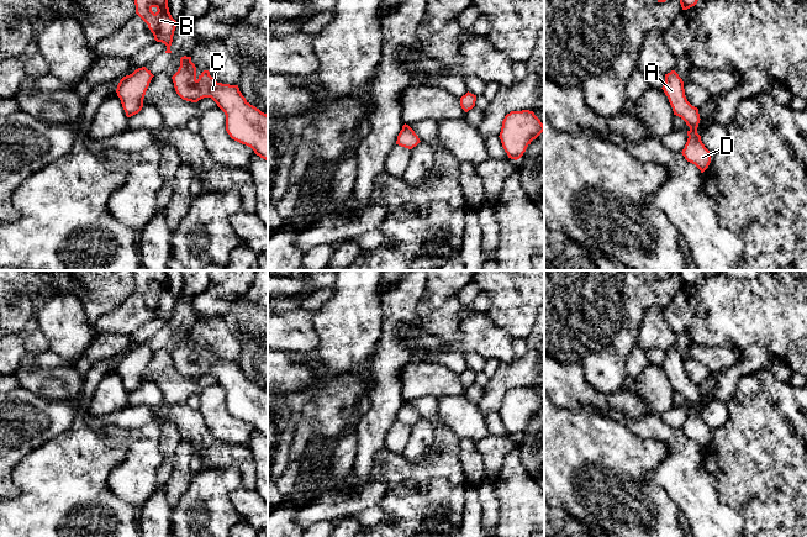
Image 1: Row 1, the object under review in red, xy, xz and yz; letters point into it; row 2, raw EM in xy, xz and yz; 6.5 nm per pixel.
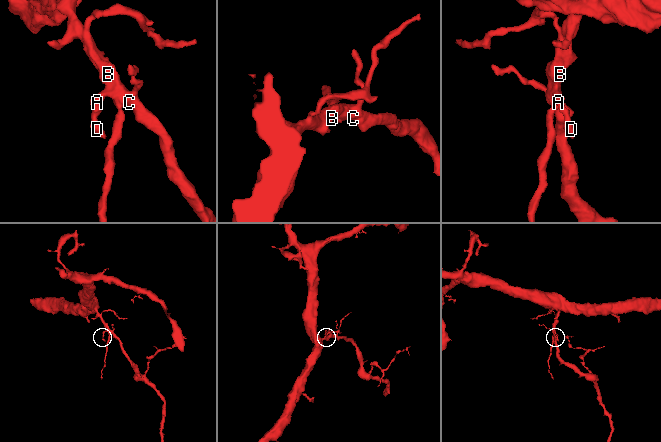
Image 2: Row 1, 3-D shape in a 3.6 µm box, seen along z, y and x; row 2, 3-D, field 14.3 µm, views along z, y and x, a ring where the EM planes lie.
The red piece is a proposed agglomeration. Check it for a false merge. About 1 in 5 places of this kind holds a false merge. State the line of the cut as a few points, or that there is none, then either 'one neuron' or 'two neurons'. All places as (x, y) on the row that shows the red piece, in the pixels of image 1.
cut none; one neuron

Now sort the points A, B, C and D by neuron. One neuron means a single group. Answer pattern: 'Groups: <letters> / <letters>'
Groups: A B C D

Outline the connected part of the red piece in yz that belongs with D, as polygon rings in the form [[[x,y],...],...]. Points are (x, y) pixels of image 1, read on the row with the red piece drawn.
[[[675,70],[665,74],[665,83],[661,89],[669,99],[674,115],[681,117],[690,127],[689,138],[681,153],[687,162],[695,164],[703,173],[711,163],[712,153],[705,147],[697,133],[701,120],[698,109],[687,101],[684,81]]]

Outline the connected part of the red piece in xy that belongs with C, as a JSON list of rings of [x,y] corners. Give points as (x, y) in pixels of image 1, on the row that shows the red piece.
[[[181,57],[178,72],[172,77],[176,94],[186,101],[197,102],[211,98],[226,115],[230,137],[250,147],[268,162],[268,115],[250,105],[238,85],[217,83],[209,70],[196,75],[191,57]]]

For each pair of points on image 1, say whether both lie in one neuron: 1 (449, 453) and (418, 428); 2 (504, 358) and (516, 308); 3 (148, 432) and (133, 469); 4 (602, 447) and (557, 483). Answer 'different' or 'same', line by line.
1: different
2: different
3: same
4: same

